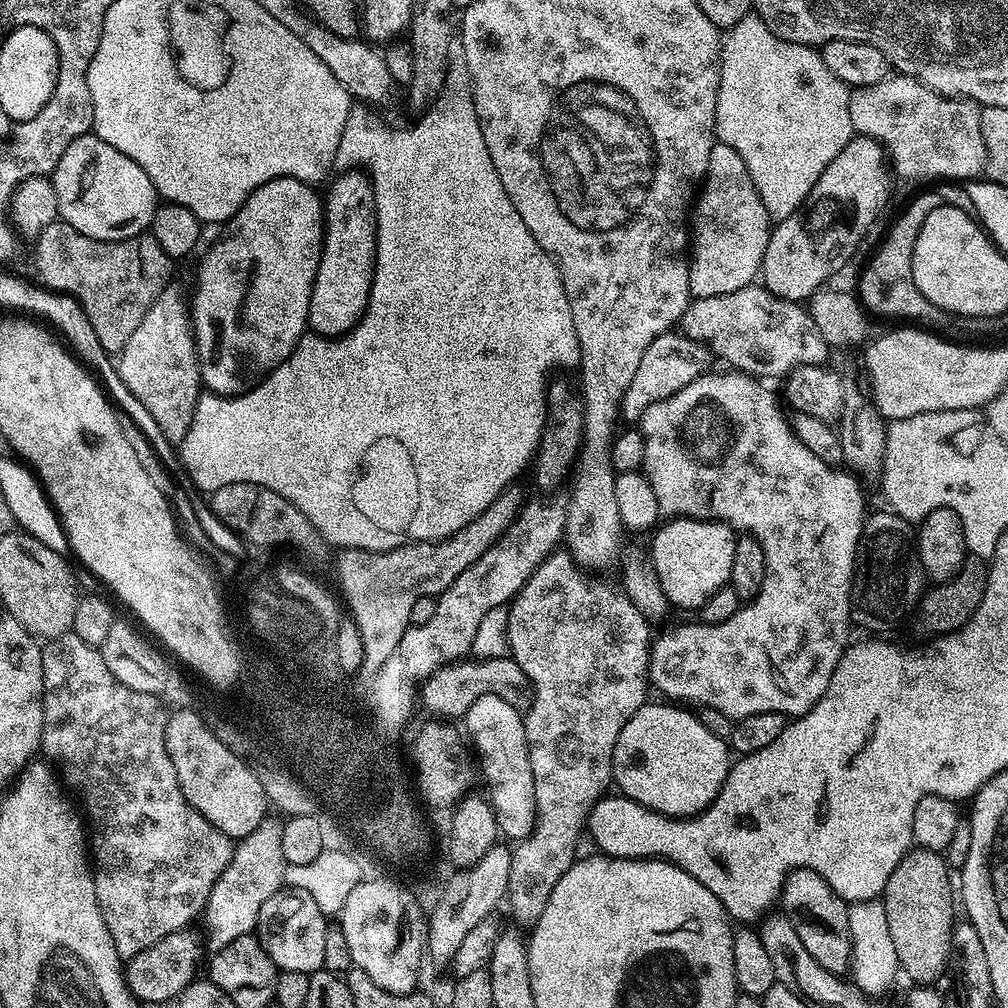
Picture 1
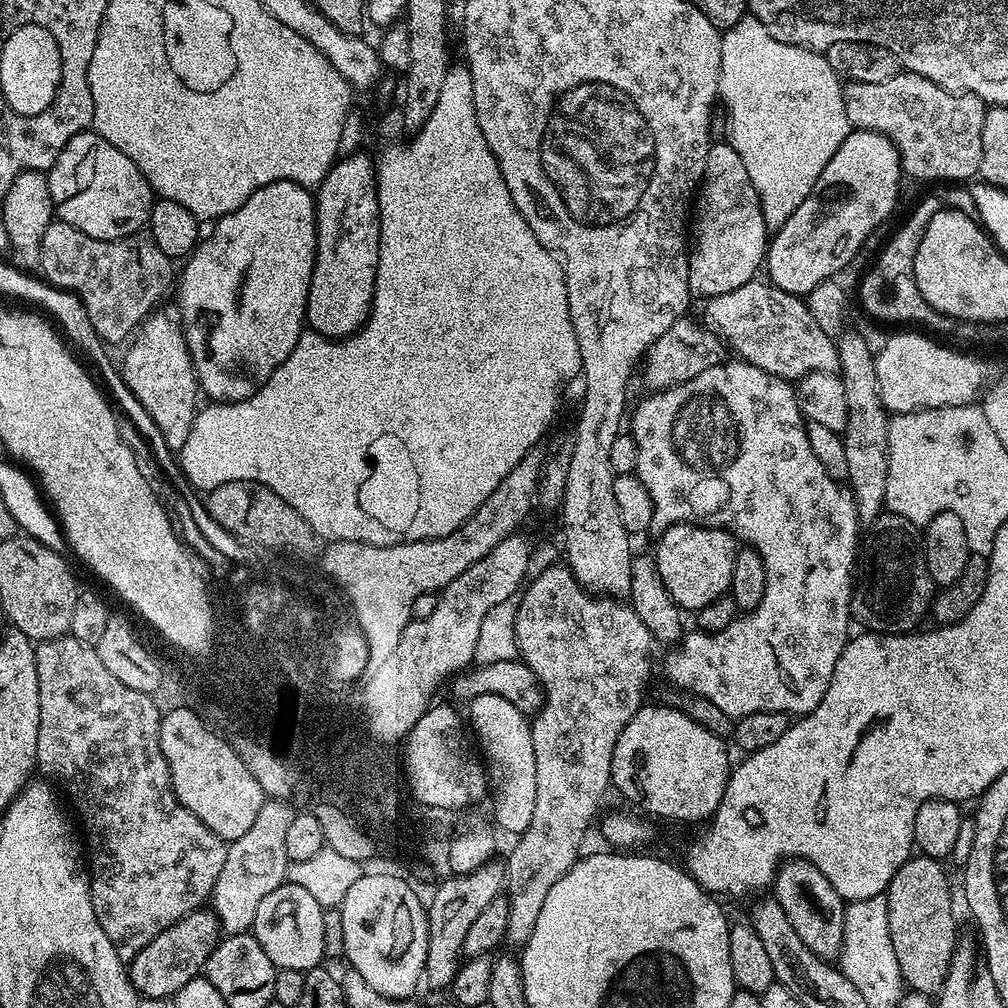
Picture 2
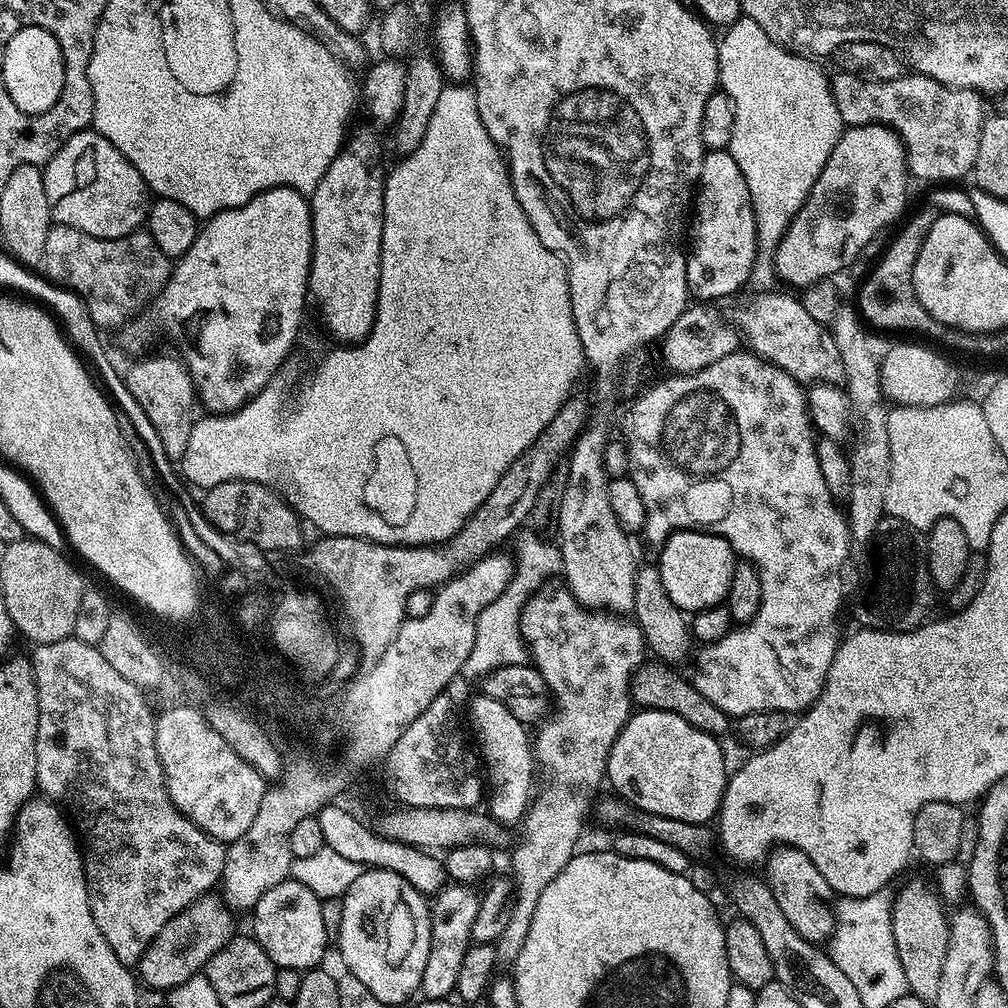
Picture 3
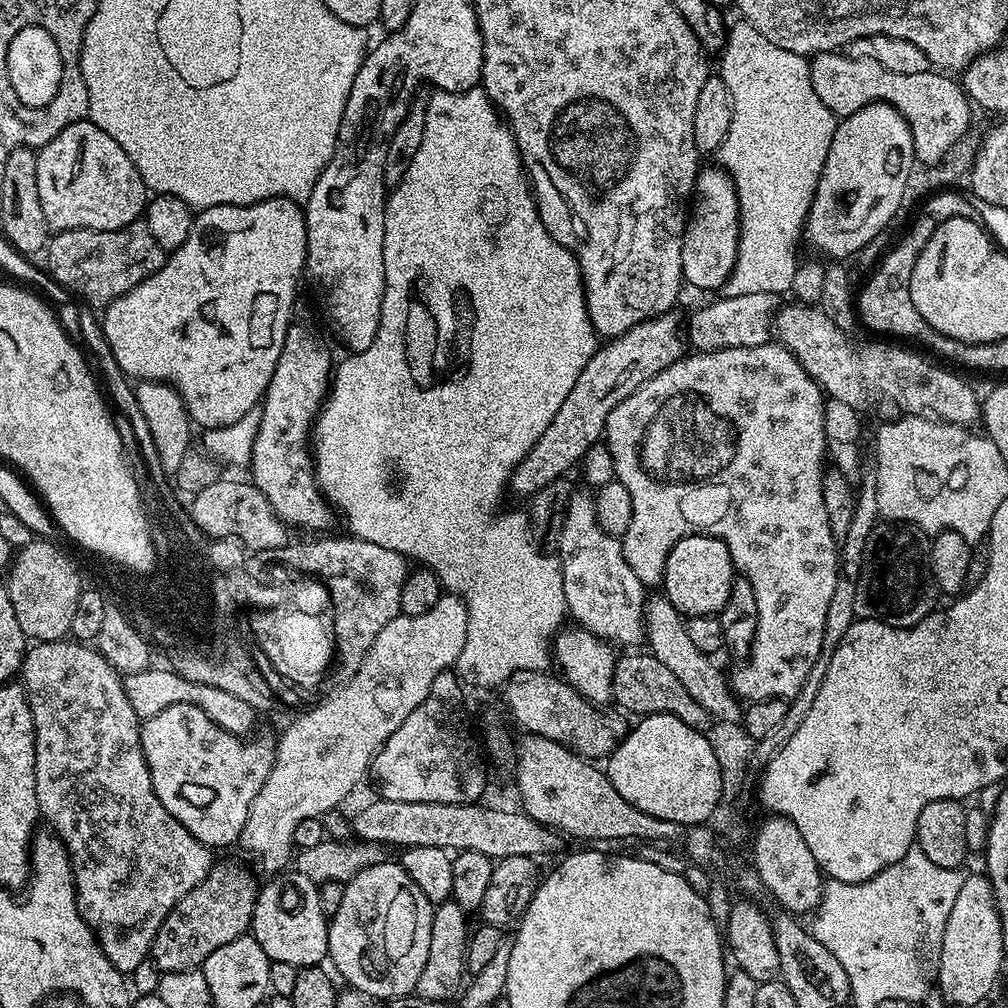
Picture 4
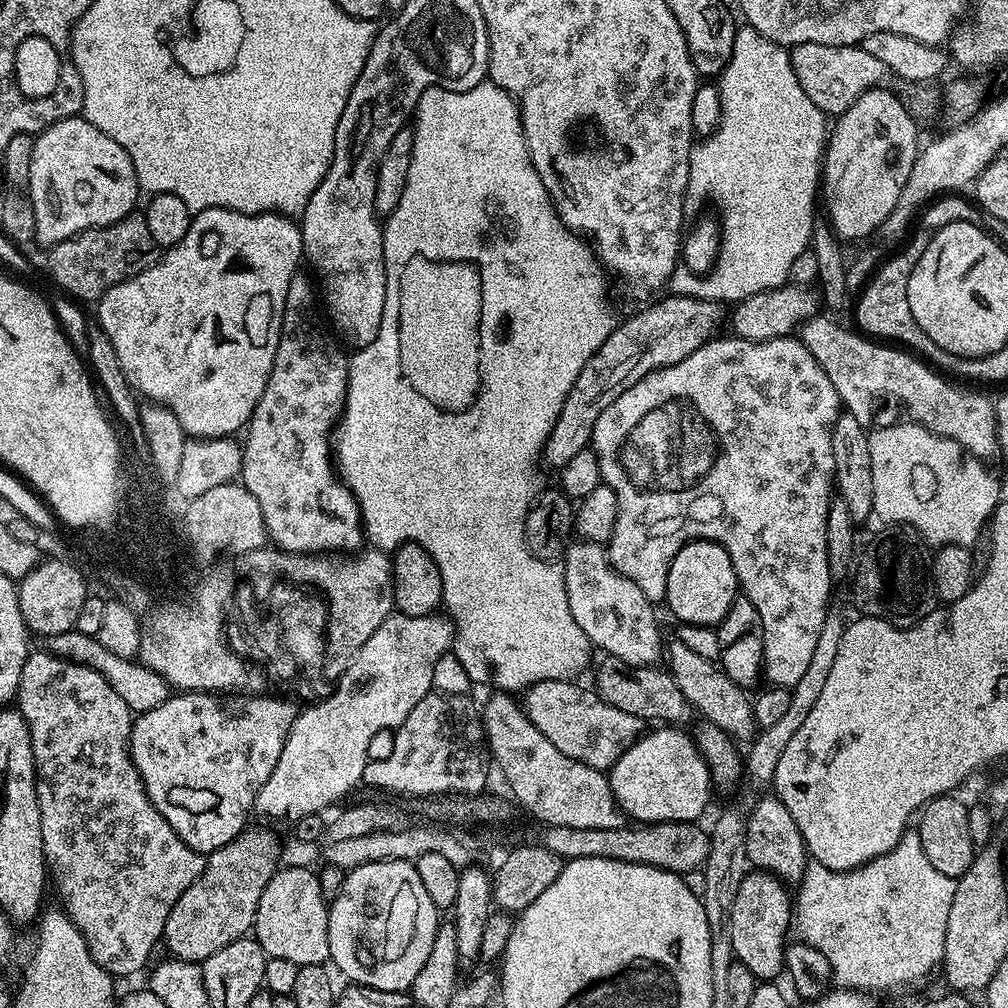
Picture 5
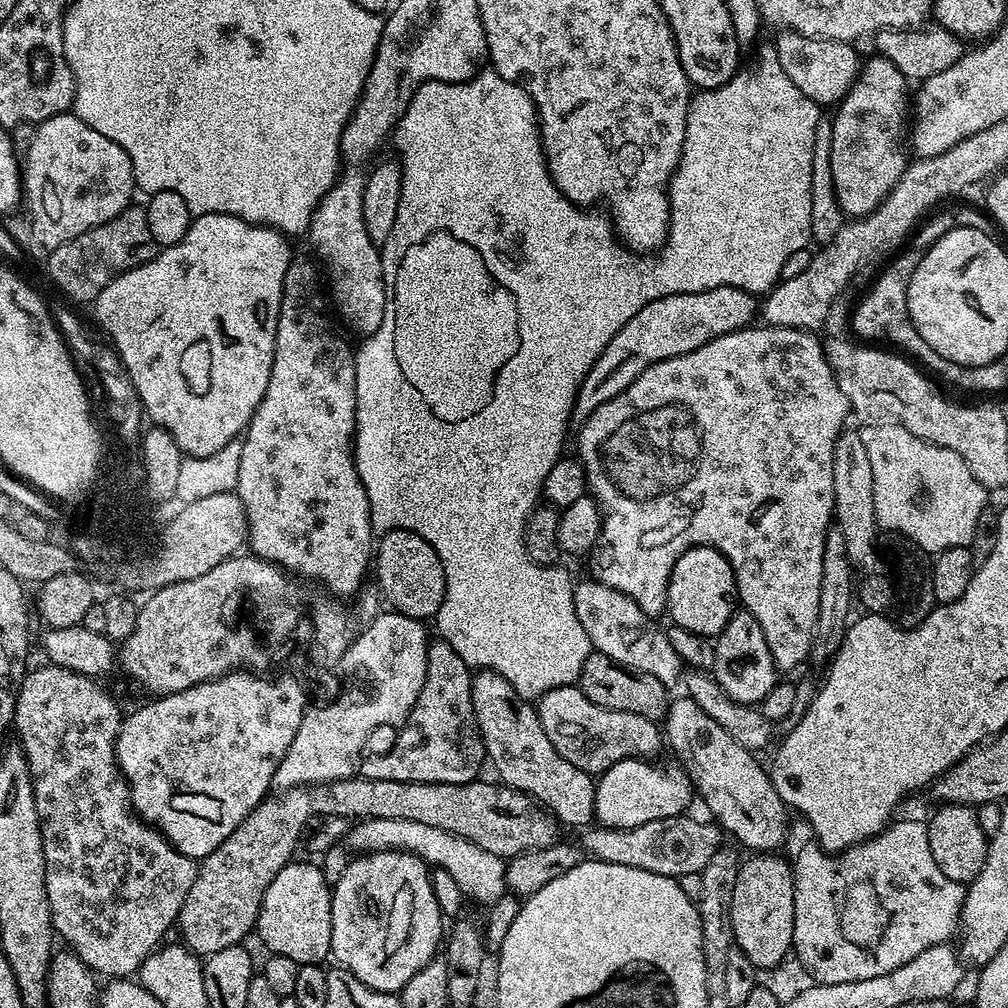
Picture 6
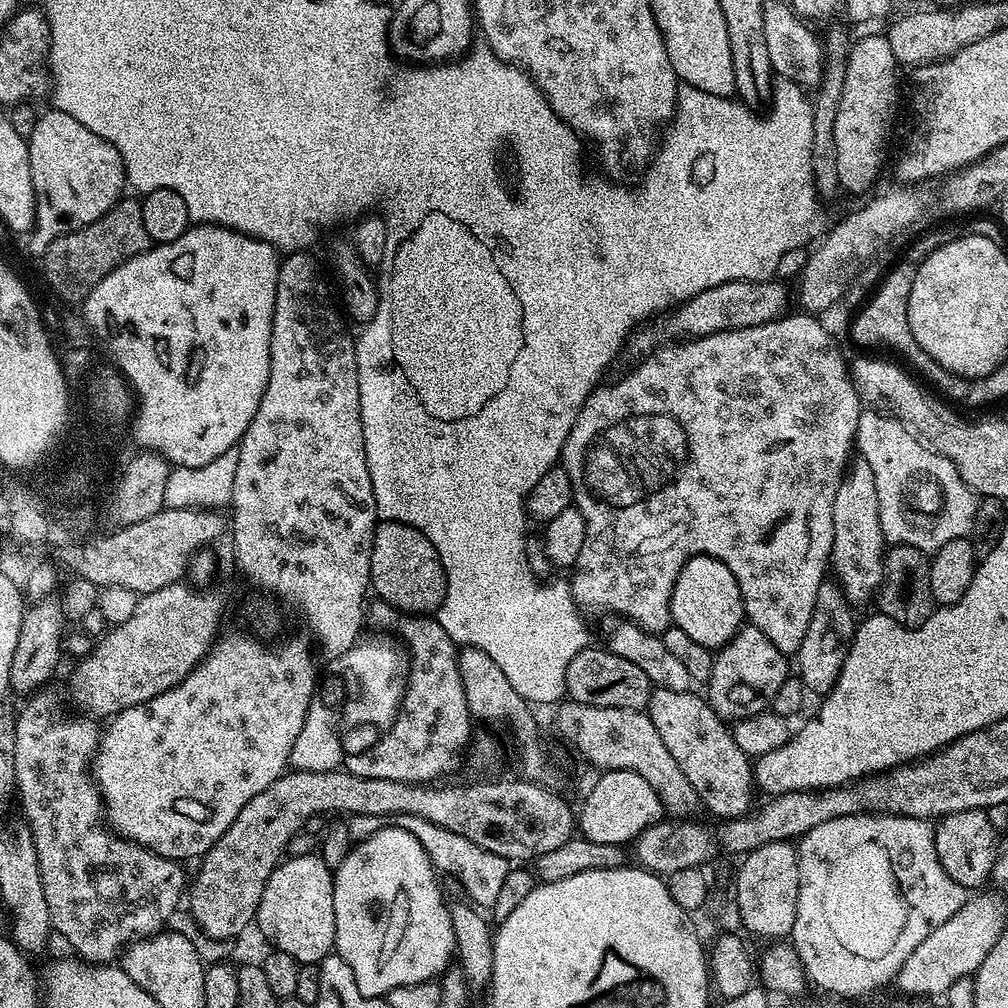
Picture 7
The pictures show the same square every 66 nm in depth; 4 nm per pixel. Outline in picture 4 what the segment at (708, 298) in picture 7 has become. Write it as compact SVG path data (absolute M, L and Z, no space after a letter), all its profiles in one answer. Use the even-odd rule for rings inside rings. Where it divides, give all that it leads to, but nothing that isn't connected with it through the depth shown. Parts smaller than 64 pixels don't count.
M676 314L644 320L622 335L611 337L605 344L608 344L605 348L604 345L597 347L590 362L586 362L582 374L578 374L578 382L574 382L570 394L566 394L566 402L562 402L550 426L546 426L542 438L538 438L526 458L518 462L512 472L511 491L530 498L542 490L542 486L550 486L550 482L567 477L568 471L575 464L577 467L595 444L601 443L610 410L634 394L634 390L641 388L647 380L681 359L686 352L682 343L682 320Z

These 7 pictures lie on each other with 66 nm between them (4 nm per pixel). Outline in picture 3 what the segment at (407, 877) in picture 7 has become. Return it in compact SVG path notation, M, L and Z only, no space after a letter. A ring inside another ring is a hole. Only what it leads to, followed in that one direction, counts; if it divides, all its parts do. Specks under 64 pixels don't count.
M373 867L361 871L360 876L354 879L342 899L344 905L338 943L340 943L340 956L348 967L345 969L351 976L358 978L358 982L362 982L362 986L366 986L366 990L370 990L370 994L378 998L378 1002L396 1006L403 1000L411 1001L419 993L422 970L426 970L426 958L430 955L432 913L429 901L406 878L388 869Z

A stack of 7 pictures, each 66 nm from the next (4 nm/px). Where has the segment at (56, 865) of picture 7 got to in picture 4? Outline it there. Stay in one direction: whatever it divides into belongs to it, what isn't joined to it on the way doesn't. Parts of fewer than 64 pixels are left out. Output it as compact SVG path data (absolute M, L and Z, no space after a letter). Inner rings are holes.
M71 638L42 640L33 643L25 651L24 663L20 666L19 675L22 677L24 693L28 695L28 705L34 718L34 734L36 735L34 778L36 779L36 797L40 807L40 816L43 823L45 820L49 824L45 825L55 835L59 836L60 841L66 846L76 883L78 910L92 928L92 933L95 934L96 940L102 946L108 961L119 972L131 974L140 962L150 956L152 943L158 934L158 926L162 926L162 922L166 922L166 914L170 914L170 910L174 910L176 903L182 898L186 898L186 894L190 894L190 890L194 890L194 886L198 886L202 882L202 878L206 878L206 874L212 869L214 863L213 849L207 848L202 842L198 842L198 838L194 838L194 834L190 834L190 830L186 830L186 826L182 826L182 822L178 822L178 818L174 818L174 814L170 814L166 810L166 806L162 806L162 802L158 802L158 794L154 794L154 782L150 774L150 766L146 762L140 741L142 720L136 716L133 707L130 706L129 699L126 698L121 673L112 668L110 662L106 662L103 654L97 652L95 647Z

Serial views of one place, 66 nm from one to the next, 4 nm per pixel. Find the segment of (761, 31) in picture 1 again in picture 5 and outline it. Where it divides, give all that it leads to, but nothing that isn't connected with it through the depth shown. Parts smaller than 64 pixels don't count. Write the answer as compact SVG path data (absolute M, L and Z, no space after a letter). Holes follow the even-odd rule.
M740 26L736 29L736 50L733 58L723 70L722 81L719 85L721 98L721 121L716 131L710 136L703 137L693 147L690 154L690 178L688 179L687 199L692 200L696 204L700 204L703 200L713 200L716 208L720 211L718 215L719 223L722 225L722 239L720 242L720 252L716 255L716 263L713 264L710 272L697 274L689 272L687 268L680 266L672 273L670 281L670 292L674 296L693 296L699 300L718 300L727 301L727 296L736 296L740 300L750 298L750 294L762 290L774 290L775 288L783 288L788 284L788 263L792 261L794 255L794 247L792 248L792 212L800 212L800 240L801 245L808 246L812 242L812 228L814 225L814 217L812 211L818 208L818 189L822 184L822 161L824 158L824 150L826 147L826 124L824 128L824 120L826 121L826 113L818 110L818 106L814 106L814 102L810 102L810 97L806 94L806 90L802 90L802 82L798 82L798 74L794 72L792 58L789 49L783 44L775 44L770 38L766 38L762 34L758 34L758 30L747 26Z

